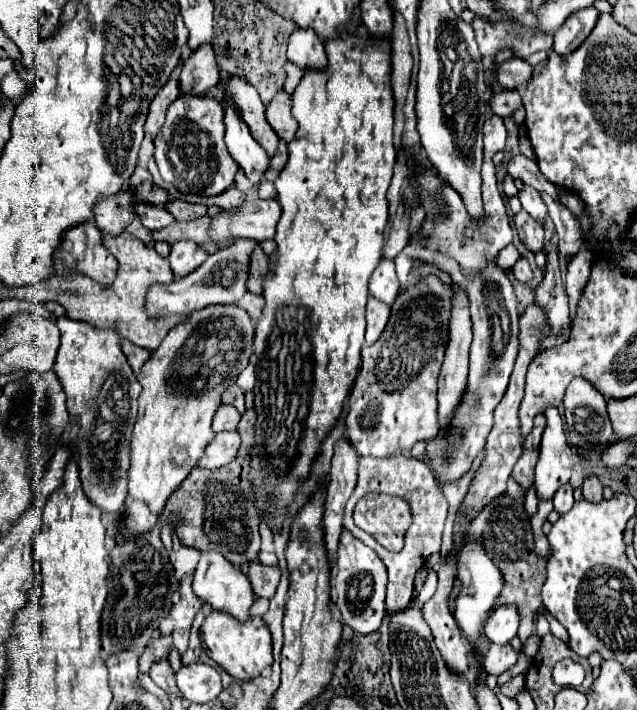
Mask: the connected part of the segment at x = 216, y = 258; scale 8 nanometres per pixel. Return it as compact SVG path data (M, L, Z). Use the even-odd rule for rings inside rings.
M233 241L229 247L217 249L213 255L207 257L205 263L201 263L195 271L191 271L187 277L175 277L171 283L153 283L147 293L145 311L153 319L161 319L165 315L189 315L193 311L199 311L207 305L215 303L239 303L239 299L245 295L247 287L247 271L249 271L249 255L257 241Z

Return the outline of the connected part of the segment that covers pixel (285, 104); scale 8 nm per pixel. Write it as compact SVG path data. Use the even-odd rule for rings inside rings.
M281 91L277 97L273 97L273 101L267 105L267 121L273 127L273 131L279 135L279 139L283 139L285 143L293 141L297 123L293 121L291 99L287 97L285 91Z

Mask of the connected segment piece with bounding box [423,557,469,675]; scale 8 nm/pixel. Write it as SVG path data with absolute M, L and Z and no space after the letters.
M455 557L437 571L439 587L435 595L423 605L423 617L429 623L437 649L441 651L443 659L451 667L451 671L463 675L469 667L467 661L467 643L461 637L461 631L455 623L455 617L449 611L449 595L457 581L457 561Z

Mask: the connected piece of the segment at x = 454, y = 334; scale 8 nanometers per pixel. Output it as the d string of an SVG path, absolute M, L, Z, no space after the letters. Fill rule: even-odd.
M451 287L451 317L449 317L449 343L443 359L443 367L439 373L439 423L441 433L447 429L445 421L449 421L449 413L453 413L457 401L461 401L461 393L465 393L465 377L469 371L469 349L473 338L471 315L469 315L469 297L463 287Z

